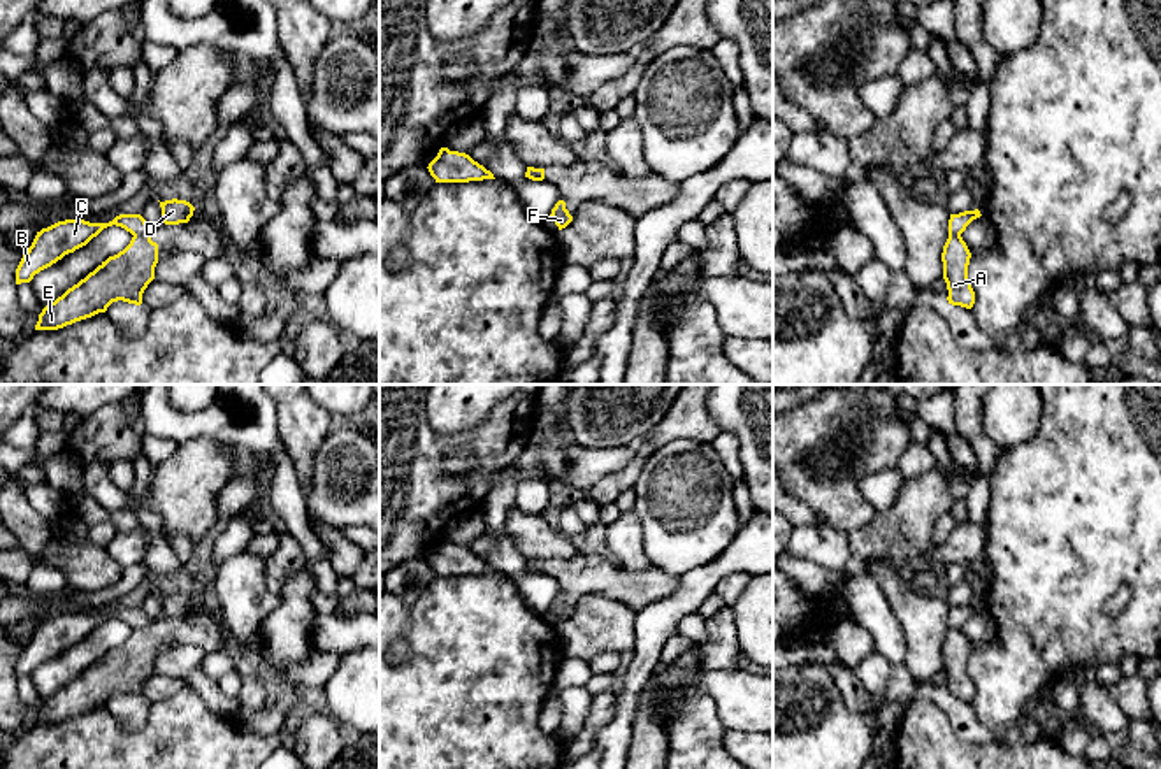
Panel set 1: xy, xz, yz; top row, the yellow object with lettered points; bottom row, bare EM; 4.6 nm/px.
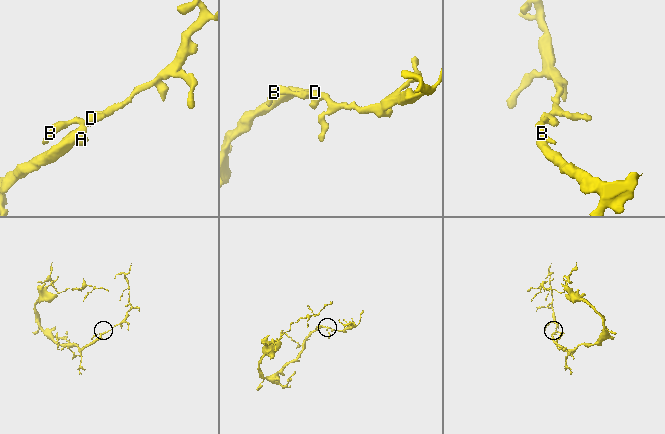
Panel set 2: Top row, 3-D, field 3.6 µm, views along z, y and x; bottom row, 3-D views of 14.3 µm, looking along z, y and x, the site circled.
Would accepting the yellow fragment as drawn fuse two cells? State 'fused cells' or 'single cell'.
fused cells

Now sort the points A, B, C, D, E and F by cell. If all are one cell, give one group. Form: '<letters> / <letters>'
A E / B C D F

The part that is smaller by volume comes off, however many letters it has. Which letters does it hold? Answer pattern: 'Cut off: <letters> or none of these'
Cut off: B, C, D, F

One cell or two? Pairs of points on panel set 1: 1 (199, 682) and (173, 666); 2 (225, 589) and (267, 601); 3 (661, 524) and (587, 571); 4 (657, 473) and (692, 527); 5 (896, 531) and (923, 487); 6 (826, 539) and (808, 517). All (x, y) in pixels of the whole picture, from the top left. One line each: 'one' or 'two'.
1: one
2: one
3: two
4: one
5: one
6: two

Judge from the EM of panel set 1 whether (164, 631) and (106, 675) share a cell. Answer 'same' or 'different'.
same

